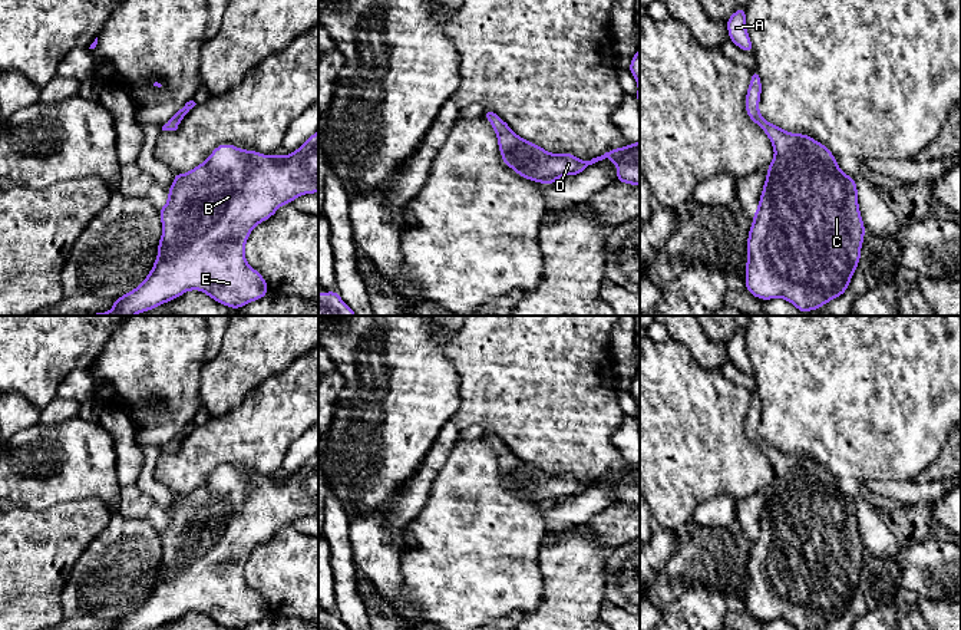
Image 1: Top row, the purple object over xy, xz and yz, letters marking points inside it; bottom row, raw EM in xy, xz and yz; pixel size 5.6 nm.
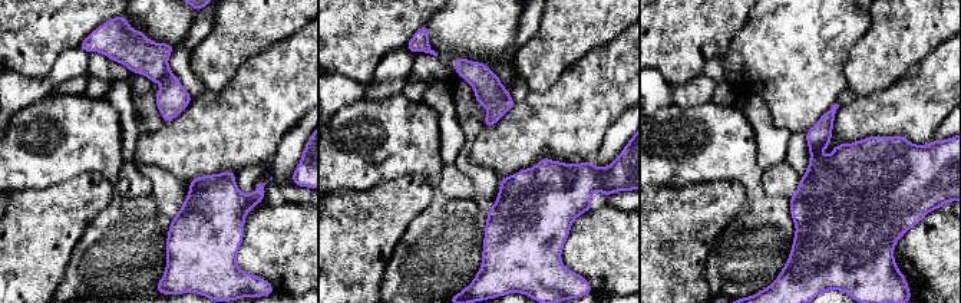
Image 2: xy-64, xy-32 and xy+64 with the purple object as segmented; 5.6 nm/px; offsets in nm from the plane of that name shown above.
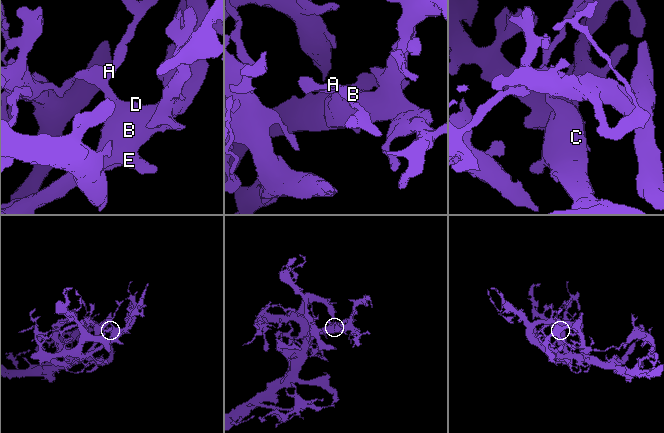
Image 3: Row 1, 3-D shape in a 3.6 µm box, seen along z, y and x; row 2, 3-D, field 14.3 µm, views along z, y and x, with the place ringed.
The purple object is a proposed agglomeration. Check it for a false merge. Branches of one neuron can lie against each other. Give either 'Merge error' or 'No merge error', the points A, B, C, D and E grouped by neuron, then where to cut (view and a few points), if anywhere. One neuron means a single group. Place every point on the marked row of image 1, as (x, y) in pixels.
No merge error. Groups: A B C D E. No split

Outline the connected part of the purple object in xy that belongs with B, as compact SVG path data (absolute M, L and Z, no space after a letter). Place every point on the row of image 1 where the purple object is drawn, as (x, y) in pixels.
M318 129L297 151L288 155L284 155L284 156L280 156L278 154L262 155L258 151L240 149L238 146L234 146L229 144L218 145L202 164L199 164L198 166L195 166L186 174L175 174L174 182L168 191L168 202L162 208L158 210L161 215L161 222L162 222L162 235L158 244L158 255L156 255L155 264L152 265L151 273L136 288L113 300L113 307L110 311L90 313L90 316L135 316L138 313L149 311L164 303L175 300L184 293L191 291L191 290L204 291L207 296L209 296L217 303L221 303L234 310L251 301L262 298L265 294L270 293L268 286L264 277L247 263L245 254L244 254L245 243L251 231L254 230L254 227L271 218L281 205L291 204L300 195L314 194L314 192L318 192Z

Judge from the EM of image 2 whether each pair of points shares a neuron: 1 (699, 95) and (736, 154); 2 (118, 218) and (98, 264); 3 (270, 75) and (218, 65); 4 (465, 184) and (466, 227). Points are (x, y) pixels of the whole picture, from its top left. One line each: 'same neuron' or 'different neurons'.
1: different neurons
2: same neuron
3: different neurons
4: different neurons

